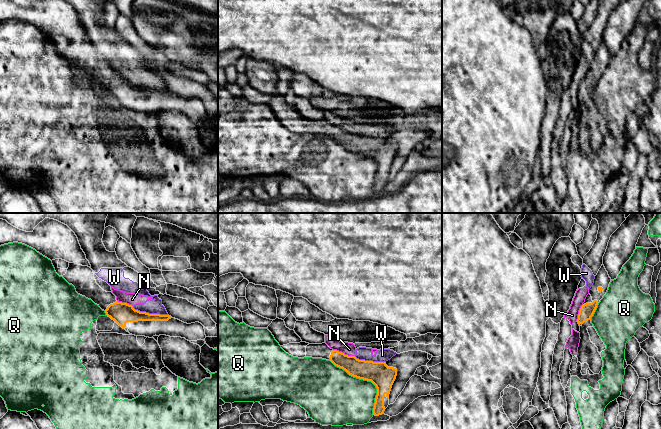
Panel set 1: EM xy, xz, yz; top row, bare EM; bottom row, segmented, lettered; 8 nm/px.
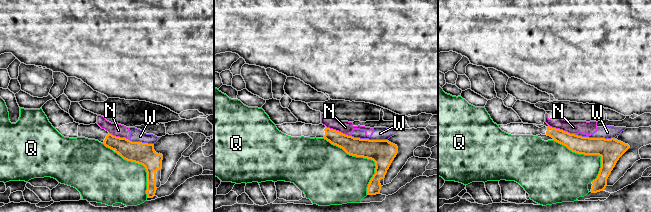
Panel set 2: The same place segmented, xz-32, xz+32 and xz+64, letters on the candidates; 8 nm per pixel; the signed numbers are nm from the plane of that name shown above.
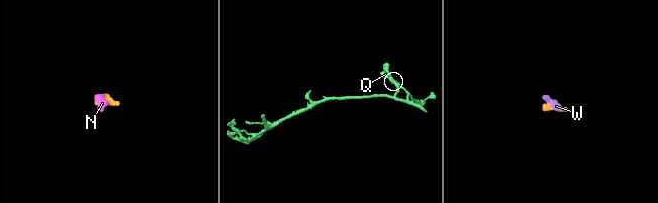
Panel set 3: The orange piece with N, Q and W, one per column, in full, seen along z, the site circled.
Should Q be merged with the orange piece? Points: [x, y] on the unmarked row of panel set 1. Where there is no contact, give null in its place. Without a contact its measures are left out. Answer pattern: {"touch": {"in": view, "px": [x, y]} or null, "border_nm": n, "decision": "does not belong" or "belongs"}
{"touch": {"in": "xz", "px": [366, 155]}, "border_nm": 550, "decision": "does not belong"}

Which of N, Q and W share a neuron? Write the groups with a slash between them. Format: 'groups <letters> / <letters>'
groups N W / Q

